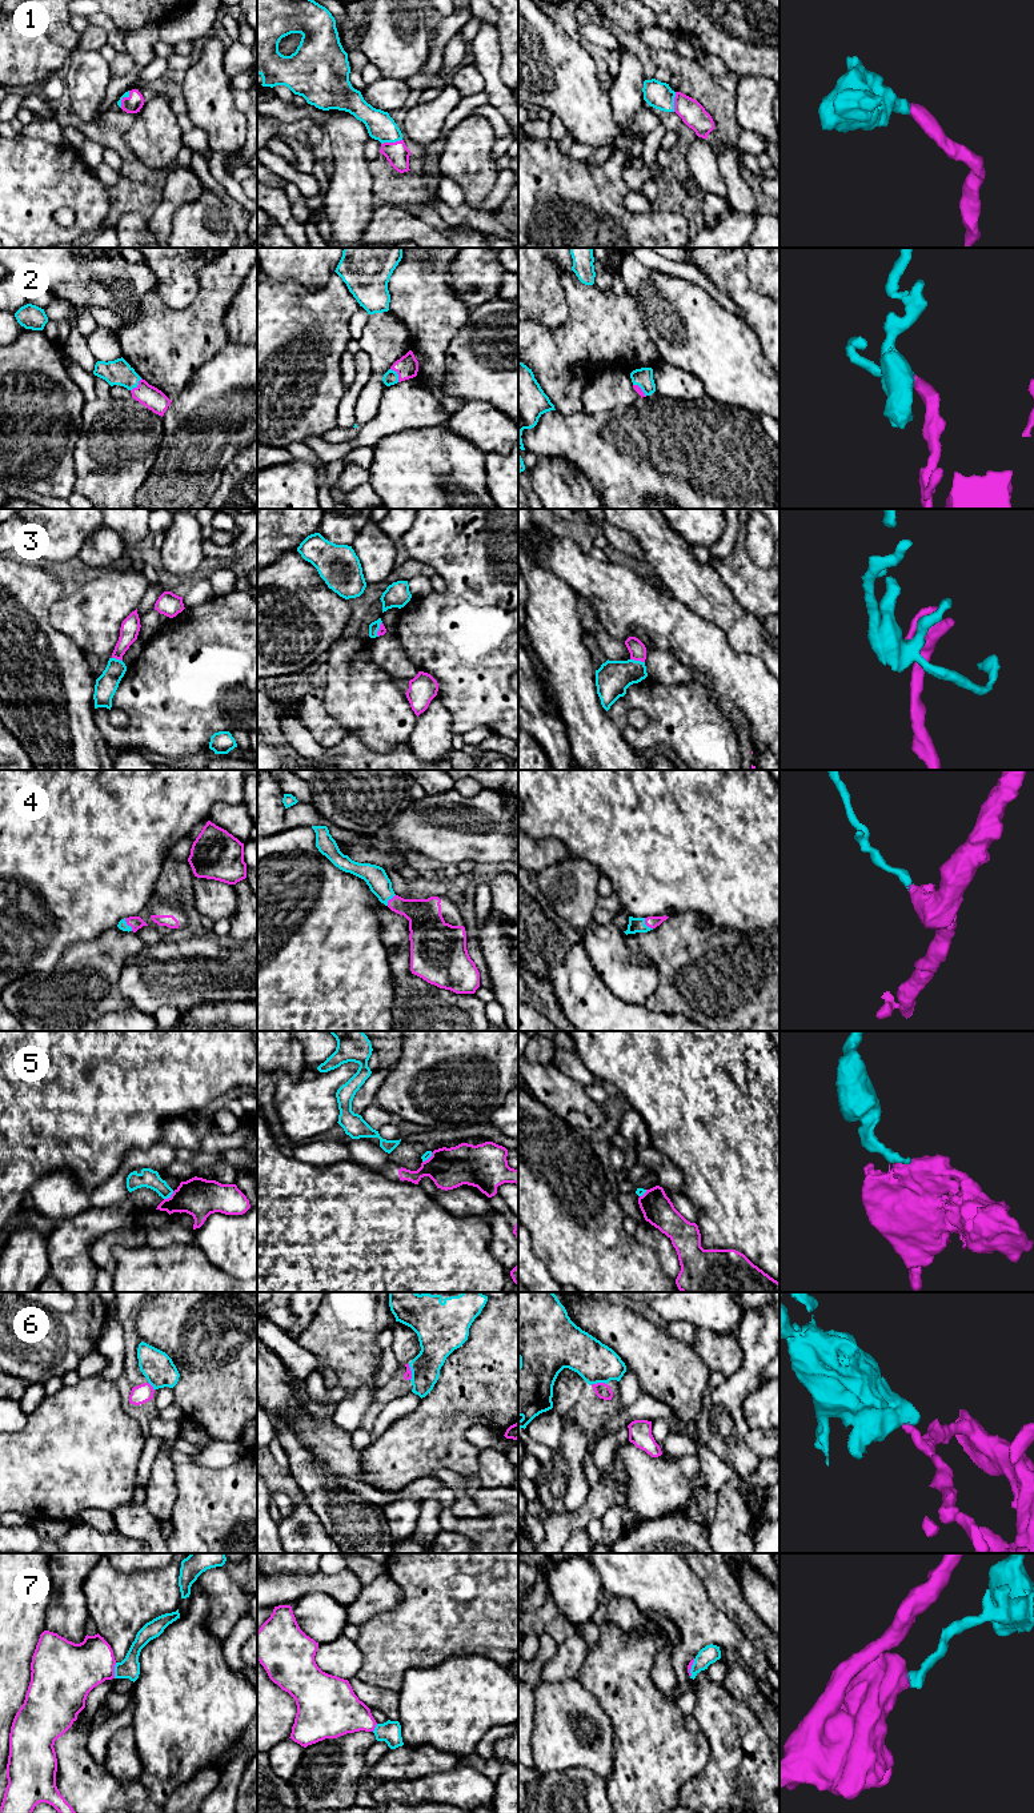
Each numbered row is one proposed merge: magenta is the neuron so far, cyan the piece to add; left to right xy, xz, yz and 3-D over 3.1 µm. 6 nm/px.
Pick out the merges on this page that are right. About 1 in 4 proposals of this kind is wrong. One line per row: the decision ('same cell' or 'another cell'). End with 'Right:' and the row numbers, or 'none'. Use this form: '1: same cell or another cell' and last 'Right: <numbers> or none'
1: same cell
2: same cell
3: same cell
4: same cell
5: another cell
6: another cell
7: another cell
Right: 1, 2, 3, 4

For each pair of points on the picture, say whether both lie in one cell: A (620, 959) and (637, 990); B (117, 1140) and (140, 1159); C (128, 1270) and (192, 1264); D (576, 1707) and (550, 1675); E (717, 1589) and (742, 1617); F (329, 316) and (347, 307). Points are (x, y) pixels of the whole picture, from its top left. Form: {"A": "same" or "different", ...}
{"A": "same", "B": "different", "C": "same", "D": "different", "E": "same", "F": "same"}

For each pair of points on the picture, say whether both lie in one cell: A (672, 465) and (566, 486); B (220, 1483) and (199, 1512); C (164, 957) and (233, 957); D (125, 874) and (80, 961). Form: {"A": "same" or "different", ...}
{"A": "different", "B": "same", "C": "same", "D": "different"}

